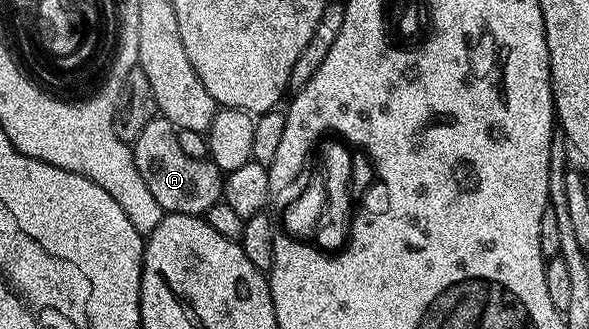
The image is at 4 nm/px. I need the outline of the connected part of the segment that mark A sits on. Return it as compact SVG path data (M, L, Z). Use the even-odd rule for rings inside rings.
M153 117L147 127L143 127L139 139L131 142L135 167L143 175L151 195L165 213L191 213L205 215L212 205L222 200L225 191L226 174L214 161L204 157L192 157L179 147L177 135L166 117Z

